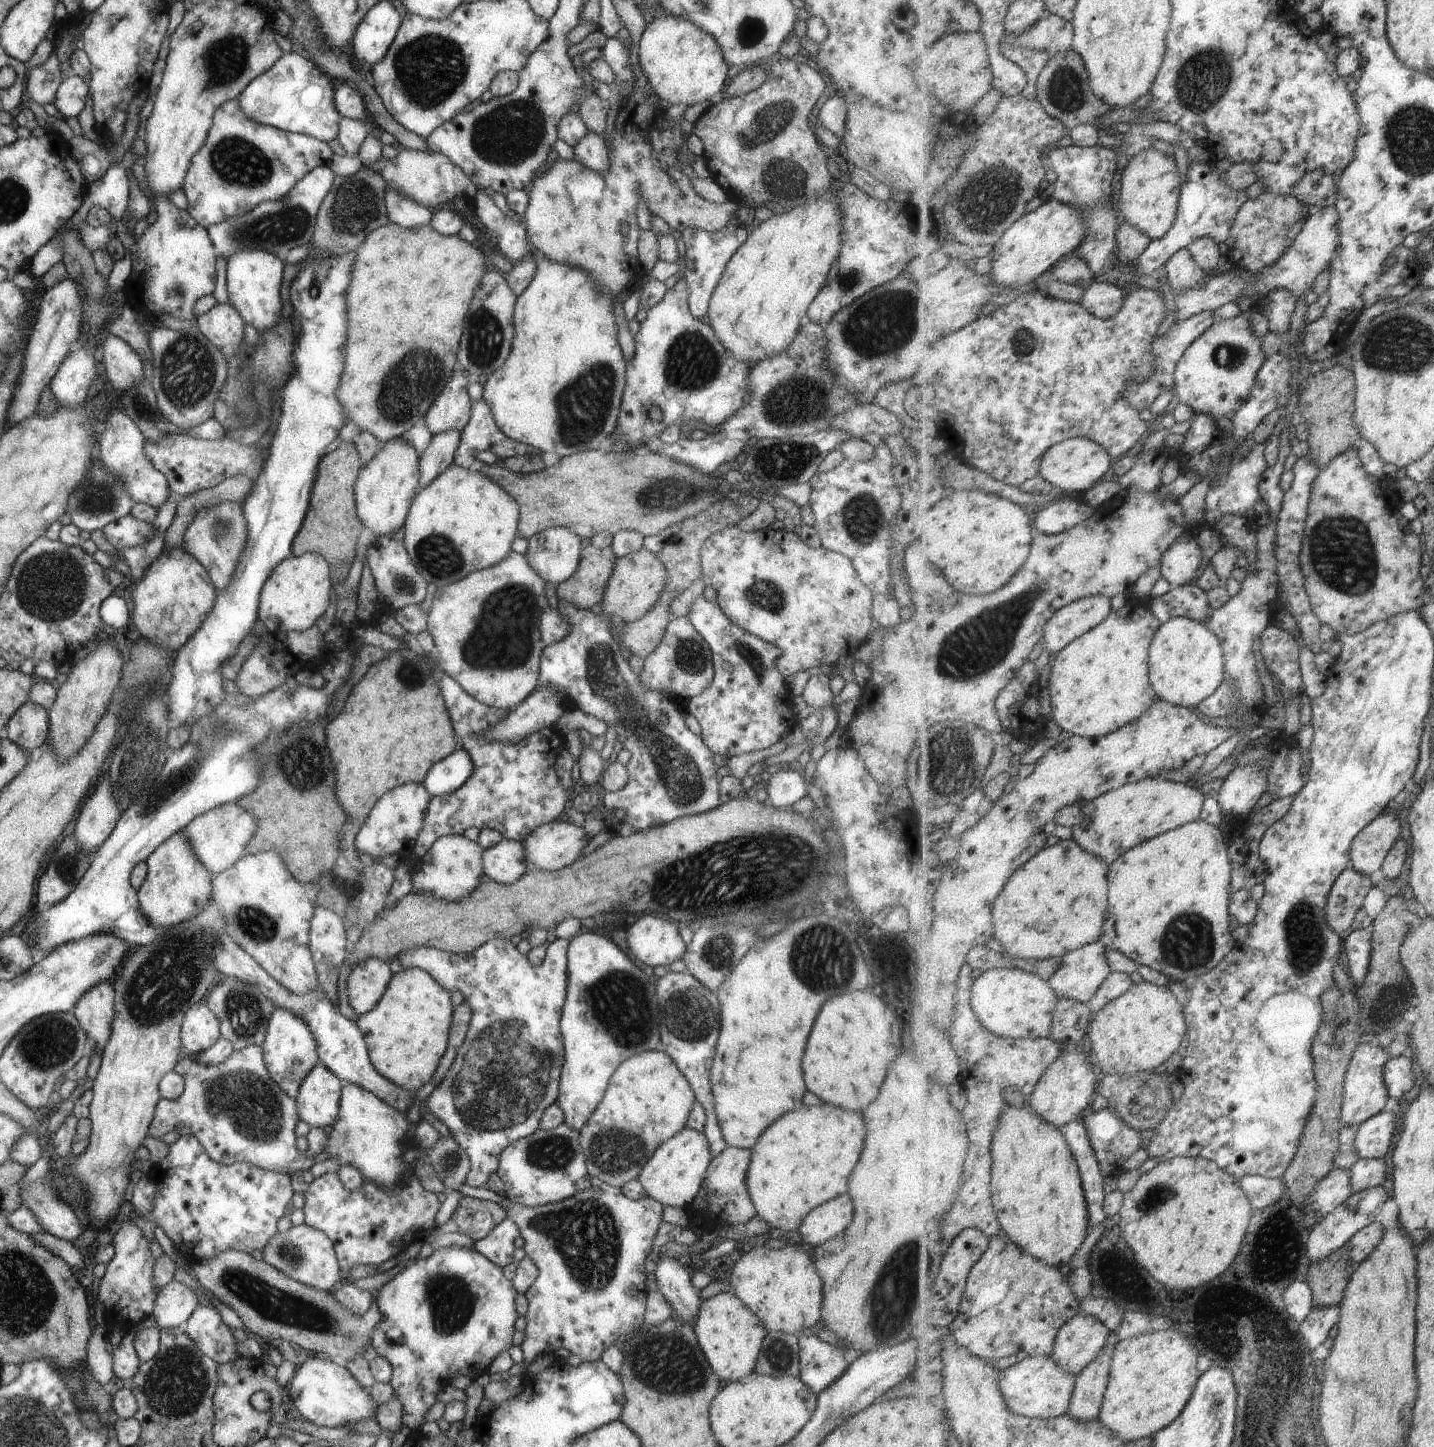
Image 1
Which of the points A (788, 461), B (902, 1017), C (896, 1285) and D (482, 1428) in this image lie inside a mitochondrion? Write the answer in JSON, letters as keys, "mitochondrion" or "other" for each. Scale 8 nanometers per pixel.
{"A":"mitochondrion","B":"other","C":"mitochondrion","D":"other"}

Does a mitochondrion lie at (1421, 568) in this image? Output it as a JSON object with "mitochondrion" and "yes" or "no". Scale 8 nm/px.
{"mitochondrion":"no"}

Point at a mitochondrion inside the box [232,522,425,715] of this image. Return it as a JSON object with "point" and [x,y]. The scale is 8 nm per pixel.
{"point":[404,584]}

